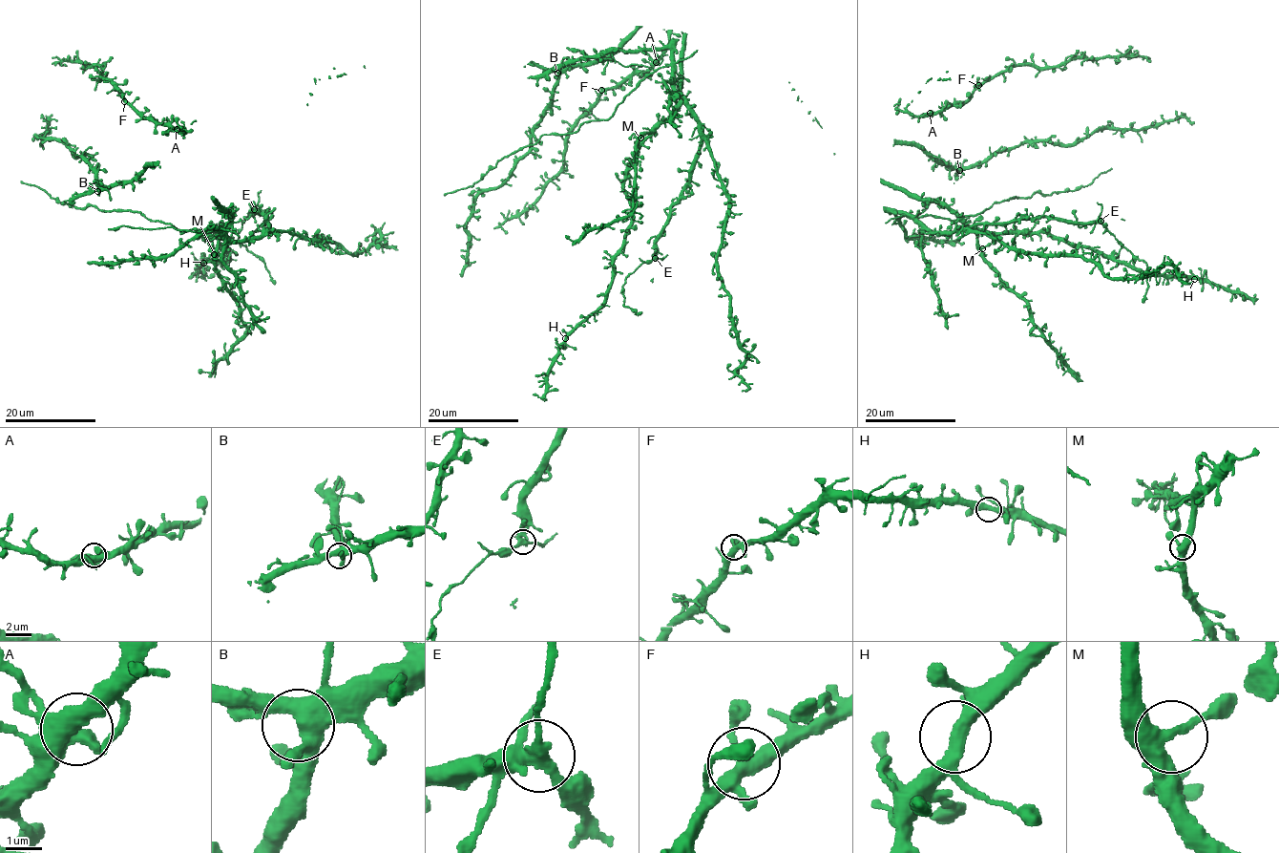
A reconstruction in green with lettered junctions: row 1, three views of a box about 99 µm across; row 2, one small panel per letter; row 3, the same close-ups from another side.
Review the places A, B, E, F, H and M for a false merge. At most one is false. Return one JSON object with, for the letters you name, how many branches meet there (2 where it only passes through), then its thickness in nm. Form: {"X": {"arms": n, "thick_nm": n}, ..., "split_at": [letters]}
{"E": {"arms": 4, "thick_nm": 340}, "split_at": ["E"]}

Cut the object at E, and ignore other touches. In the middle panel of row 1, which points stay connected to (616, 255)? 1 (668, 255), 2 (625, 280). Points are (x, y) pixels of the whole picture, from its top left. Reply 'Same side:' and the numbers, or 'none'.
Same side: none

